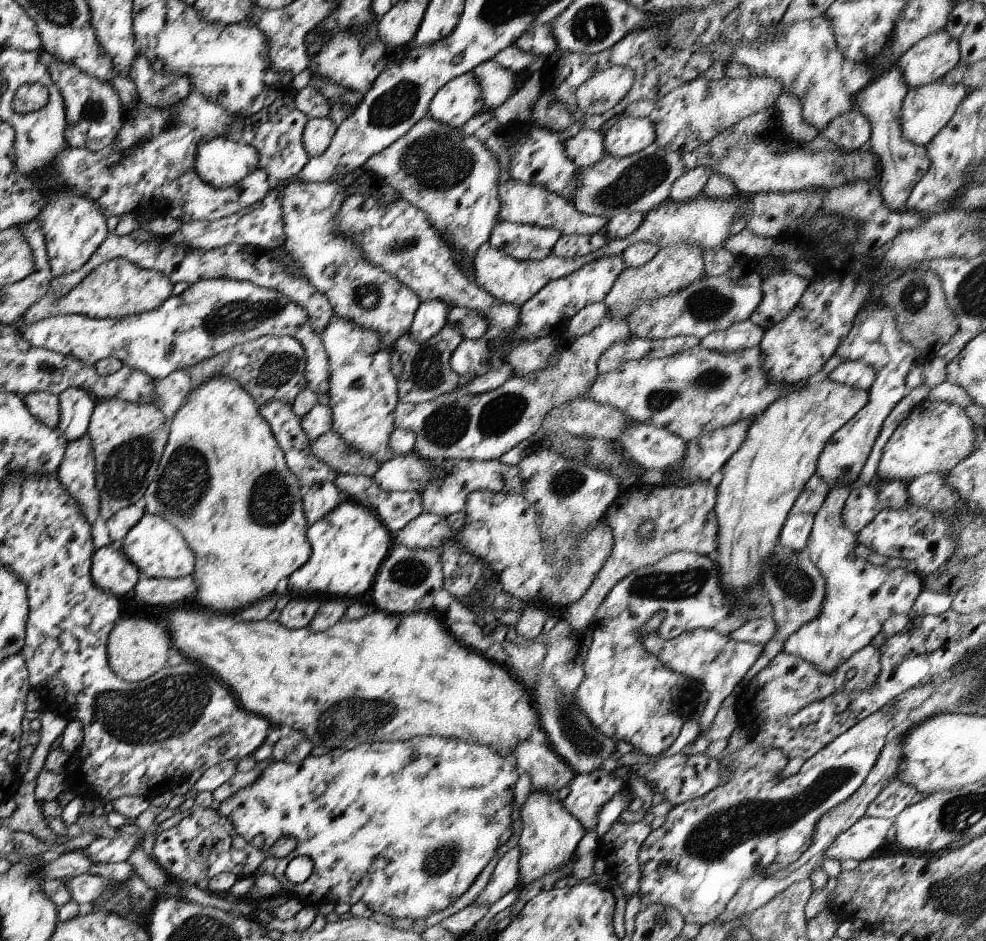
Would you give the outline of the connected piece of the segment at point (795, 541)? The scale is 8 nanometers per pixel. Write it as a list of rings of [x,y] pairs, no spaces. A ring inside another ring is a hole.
[[[800,513],[786,519],[779,536],[779,546],[799,553],[807,548],[815,515]]]

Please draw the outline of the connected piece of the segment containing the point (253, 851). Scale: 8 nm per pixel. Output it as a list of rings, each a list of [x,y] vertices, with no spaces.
[[[196,807],[193,813],[179,824],[157,834],[152,848],[152,858],[173,880],[198,886],[206,878],[214,878],[220,872],[233,872],[238,878],[252,877],[260,863],[269,856],[268,851],[248,844],[240,836],[231,821],[220,816],[212,808]]]

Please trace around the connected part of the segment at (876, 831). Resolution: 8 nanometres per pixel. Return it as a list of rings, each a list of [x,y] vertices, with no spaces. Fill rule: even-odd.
[[[862,815],[839,834],[824,851],[826,858],[860,862],[870,858],[884,842],[894,821],[884,817]]]

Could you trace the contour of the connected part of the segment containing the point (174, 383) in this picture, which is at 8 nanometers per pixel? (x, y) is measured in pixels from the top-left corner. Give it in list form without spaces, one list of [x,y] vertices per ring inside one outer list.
[[[184,369],[173,370],[166,378],[155,380],[155,383],[157,400],[153,402],[165,414],[165,421],[170,427],[173,416],[193,390],[194,384]]]

